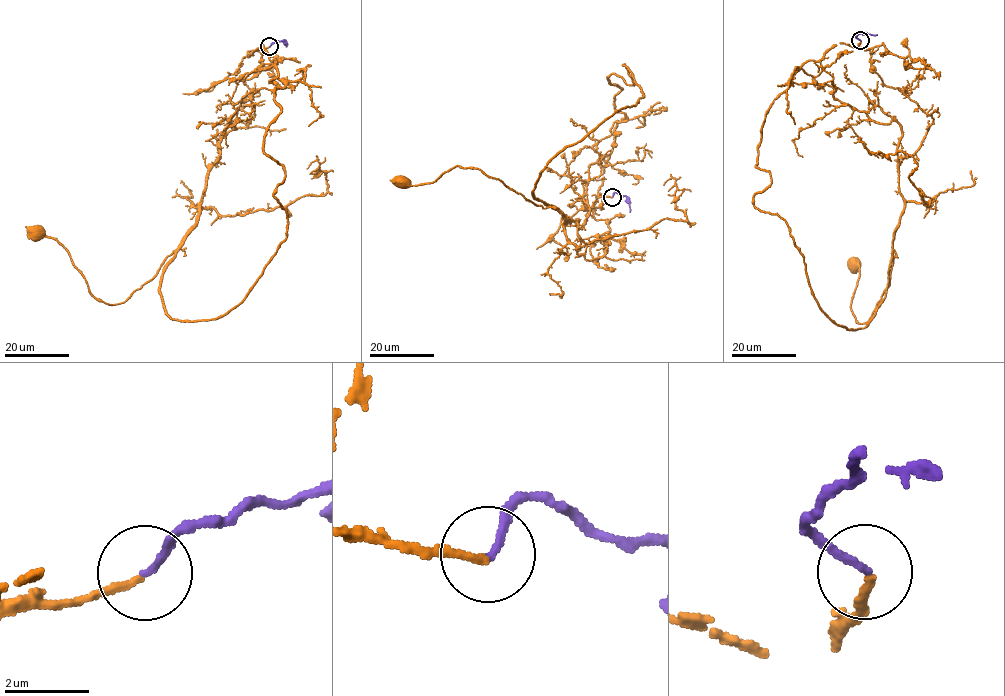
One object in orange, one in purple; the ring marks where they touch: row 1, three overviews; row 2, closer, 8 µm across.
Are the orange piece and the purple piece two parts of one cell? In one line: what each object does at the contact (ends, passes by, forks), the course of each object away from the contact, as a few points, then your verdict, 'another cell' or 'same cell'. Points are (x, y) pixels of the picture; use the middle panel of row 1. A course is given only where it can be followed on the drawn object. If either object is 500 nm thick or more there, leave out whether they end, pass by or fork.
orange ends there; purple ends there; orange runs (612, 196), (623, 64), (644, 96), (541, 171), (547, 207), (477, 169), (402, 183); purple runs (612, 196), (615, 192), (625, 196), (630, 212); same cell

